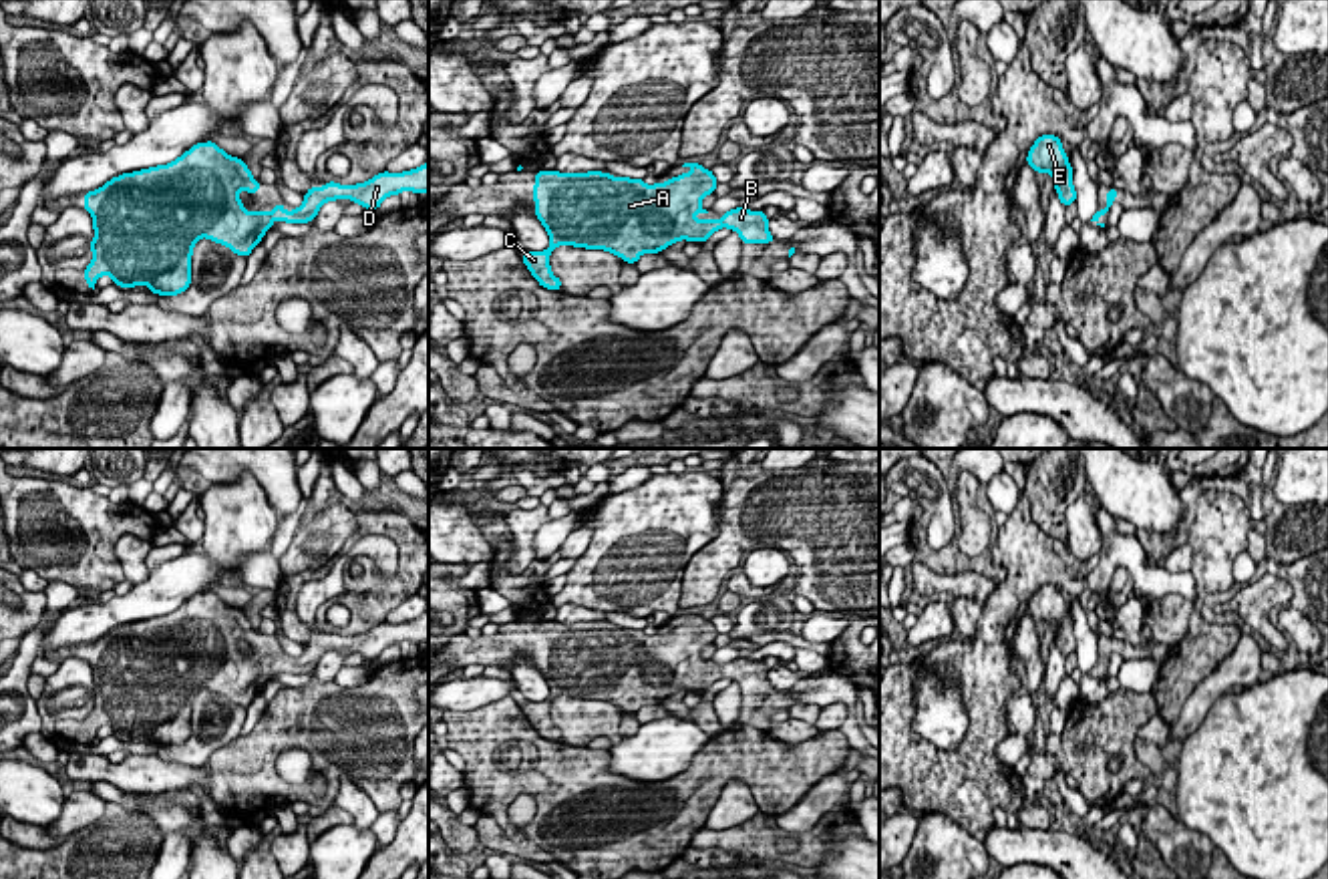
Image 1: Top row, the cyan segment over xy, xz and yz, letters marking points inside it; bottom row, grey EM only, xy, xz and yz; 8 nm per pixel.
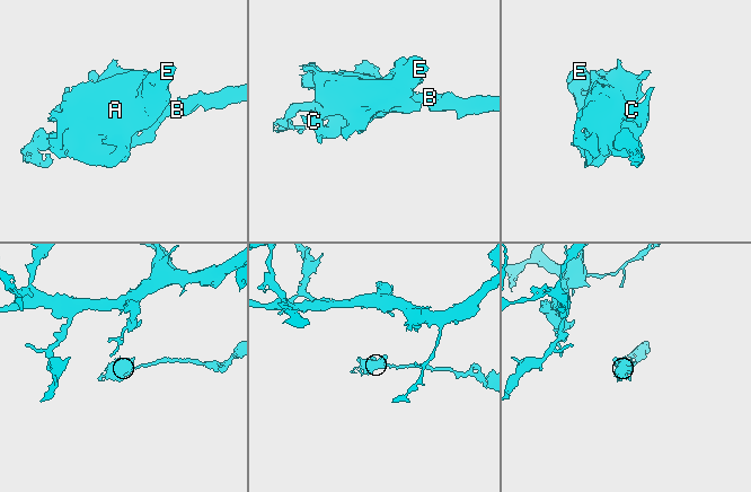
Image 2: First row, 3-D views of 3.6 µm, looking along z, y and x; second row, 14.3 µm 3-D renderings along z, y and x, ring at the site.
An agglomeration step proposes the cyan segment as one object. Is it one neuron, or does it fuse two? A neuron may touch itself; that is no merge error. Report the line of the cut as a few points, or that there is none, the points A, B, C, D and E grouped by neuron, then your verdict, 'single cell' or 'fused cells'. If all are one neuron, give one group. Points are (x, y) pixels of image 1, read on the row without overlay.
cut none; groups A B C D E; single cell

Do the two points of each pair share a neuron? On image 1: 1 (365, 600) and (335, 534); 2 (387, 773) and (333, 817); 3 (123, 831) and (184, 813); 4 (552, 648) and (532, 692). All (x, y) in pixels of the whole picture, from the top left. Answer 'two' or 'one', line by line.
1: two
2: two
3: two
4: two

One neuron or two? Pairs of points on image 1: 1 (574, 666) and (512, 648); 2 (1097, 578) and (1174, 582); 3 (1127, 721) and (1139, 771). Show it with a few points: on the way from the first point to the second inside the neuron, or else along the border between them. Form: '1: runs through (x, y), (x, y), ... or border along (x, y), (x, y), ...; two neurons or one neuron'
1: runs through (556, 648), (542, 634), (522, 632); one neuron
2: runs through (1115, 562), (1131, 562), (1155, 582); one neuron
3: runs through (1127, 733), (1129, 759); one neuron

